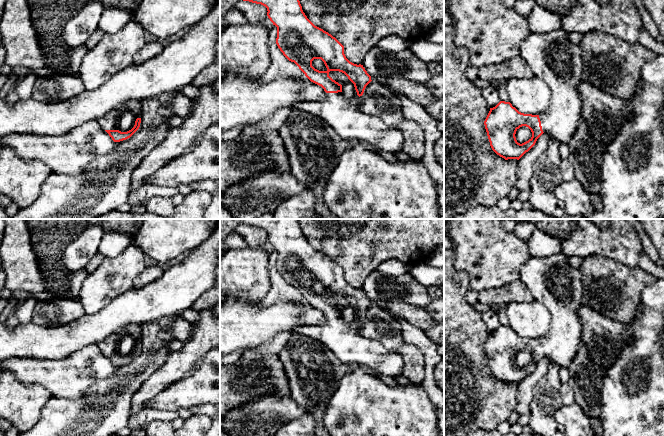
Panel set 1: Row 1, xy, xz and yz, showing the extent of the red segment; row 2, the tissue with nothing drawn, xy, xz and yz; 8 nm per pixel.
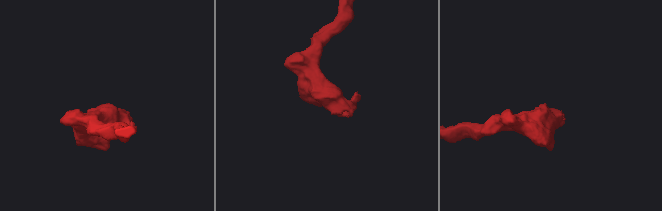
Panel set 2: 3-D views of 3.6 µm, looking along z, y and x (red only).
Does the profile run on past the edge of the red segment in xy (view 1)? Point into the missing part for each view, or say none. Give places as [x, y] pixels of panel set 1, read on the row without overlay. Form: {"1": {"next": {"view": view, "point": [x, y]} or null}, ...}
{"1": {"next": {"view": "xy", "point": [110, 345]}}}

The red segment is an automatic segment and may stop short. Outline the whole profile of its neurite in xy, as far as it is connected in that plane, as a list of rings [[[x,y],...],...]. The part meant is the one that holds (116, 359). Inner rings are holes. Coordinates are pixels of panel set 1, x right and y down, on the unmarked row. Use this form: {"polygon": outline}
{"polygon": [[[113,334],[104,341],[96,344],[114,366],[120,366],[130,362],[139,353],[141,347],[141,342],[137,342],[131,354],[121,356],[118,352],[118,341],[118,334]]]}

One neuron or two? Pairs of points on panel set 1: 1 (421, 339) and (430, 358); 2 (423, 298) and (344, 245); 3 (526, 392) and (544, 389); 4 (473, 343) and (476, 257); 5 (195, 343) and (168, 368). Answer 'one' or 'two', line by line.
1: one
2: two
3: two
4: two
5: one

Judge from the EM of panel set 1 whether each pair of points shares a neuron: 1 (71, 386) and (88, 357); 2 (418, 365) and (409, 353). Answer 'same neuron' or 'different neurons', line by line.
1: same neuron
2: same neuron

